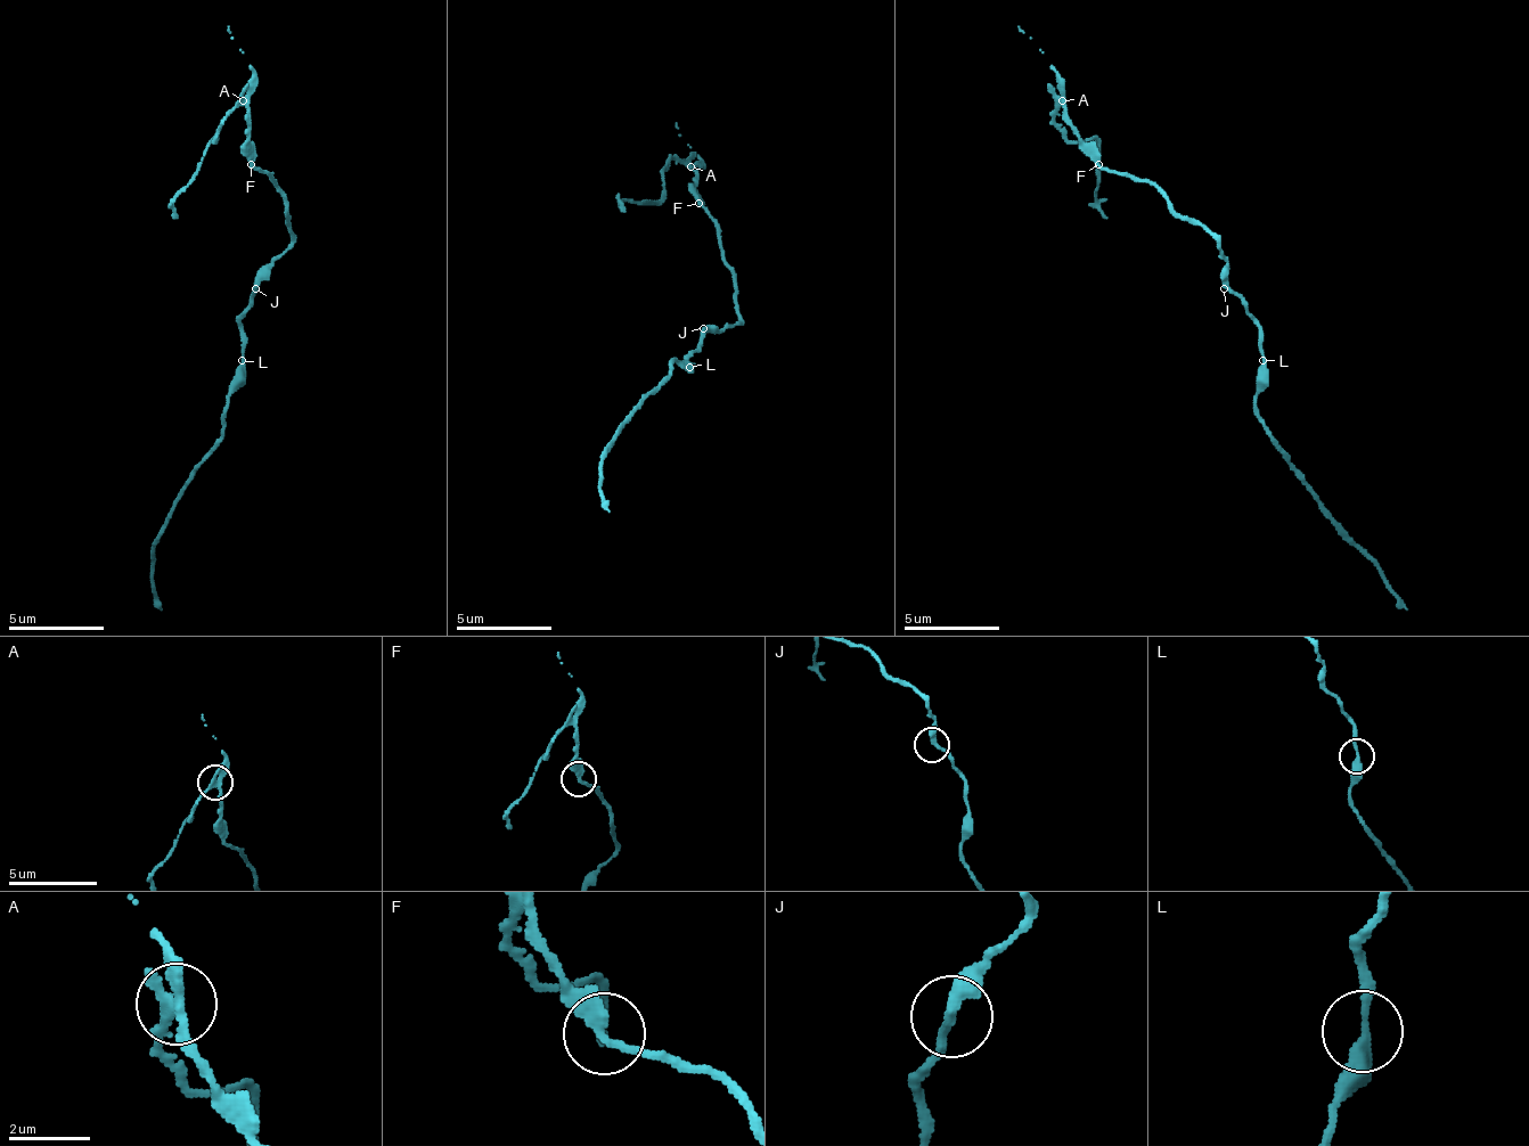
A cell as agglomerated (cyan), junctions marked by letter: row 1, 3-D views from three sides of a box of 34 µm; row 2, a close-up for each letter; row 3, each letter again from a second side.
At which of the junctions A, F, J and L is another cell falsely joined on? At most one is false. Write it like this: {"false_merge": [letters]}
{"false_merge": ["A"]}

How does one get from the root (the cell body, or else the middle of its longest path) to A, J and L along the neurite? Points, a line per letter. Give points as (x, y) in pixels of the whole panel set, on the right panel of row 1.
A: (1224, 275), (1224, 251), (1200, 226), (1185, 221), (1152, 183), (1109, 173), (1080, 140), (1080, 130), (1061, 101)
J: (1224, 275), (1224, 288)
L: (1224, 275), (1257, 327), (1257, 351), (1262, 360)

